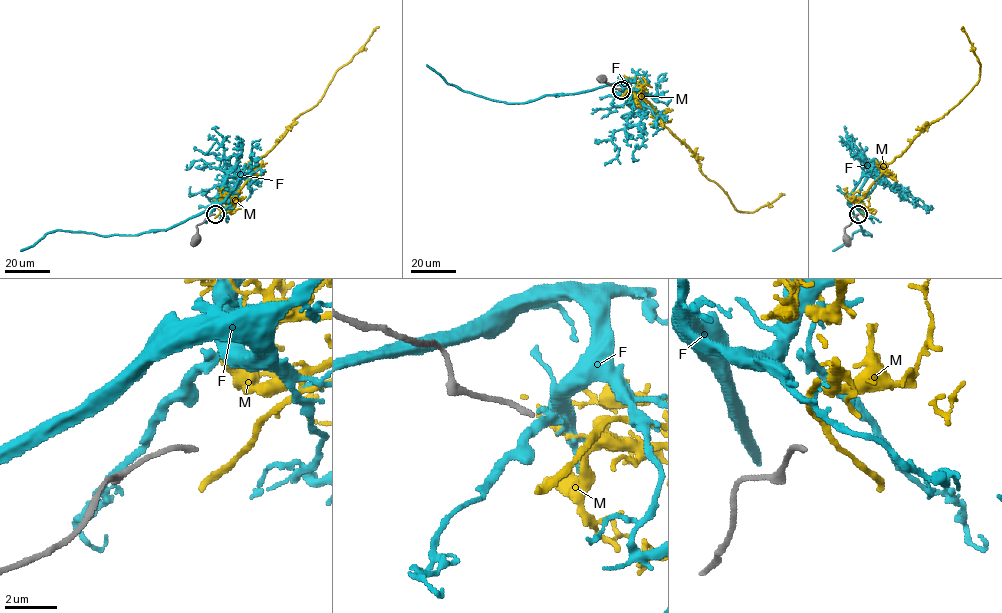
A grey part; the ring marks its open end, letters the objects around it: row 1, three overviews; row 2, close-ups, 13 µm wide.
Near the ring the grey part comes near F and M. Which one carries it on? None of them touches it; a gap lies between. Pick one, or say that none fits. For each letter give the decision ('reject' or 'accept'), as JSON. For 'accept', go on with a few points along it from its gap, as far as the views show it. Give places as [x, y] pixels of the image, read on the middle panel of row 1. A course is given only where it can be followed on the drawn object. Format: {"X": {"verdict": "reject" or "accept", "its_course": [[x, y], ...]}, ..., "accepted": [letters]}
{"F": {"verdict": "reject"}, "M": {"verdict": "accept", "its_course": [[624, 93], [637, 91], [659, 113], [698, 161], [701, 173], [738, 211], [754, 212], [785, 195]]}, "accepted": ["M"]}

